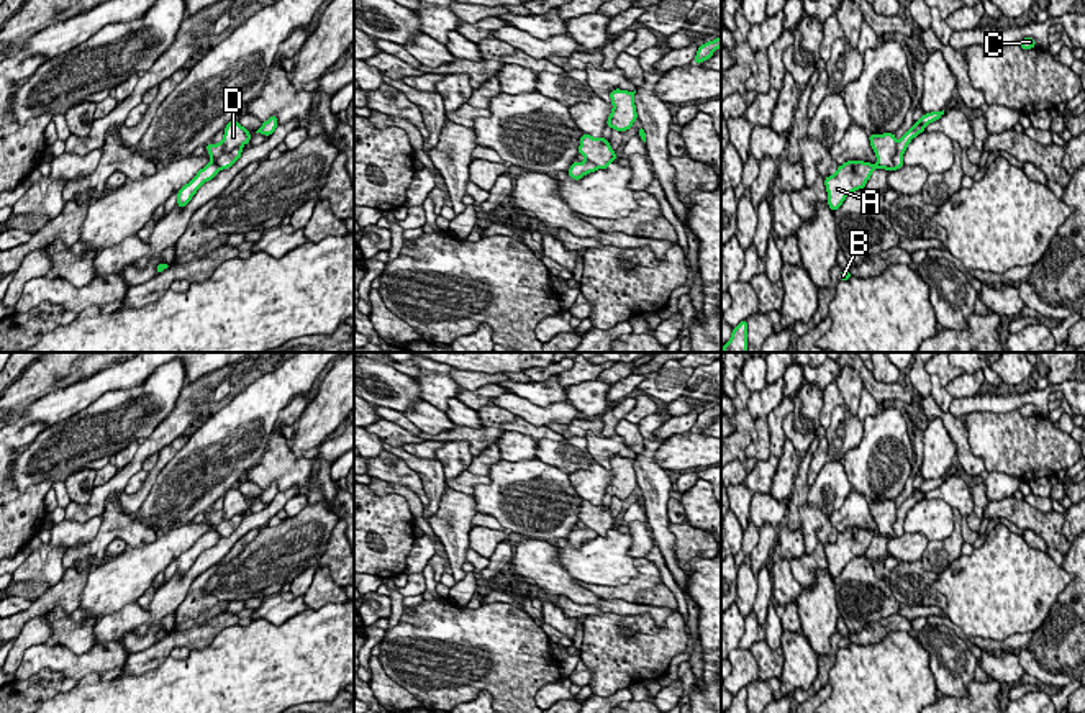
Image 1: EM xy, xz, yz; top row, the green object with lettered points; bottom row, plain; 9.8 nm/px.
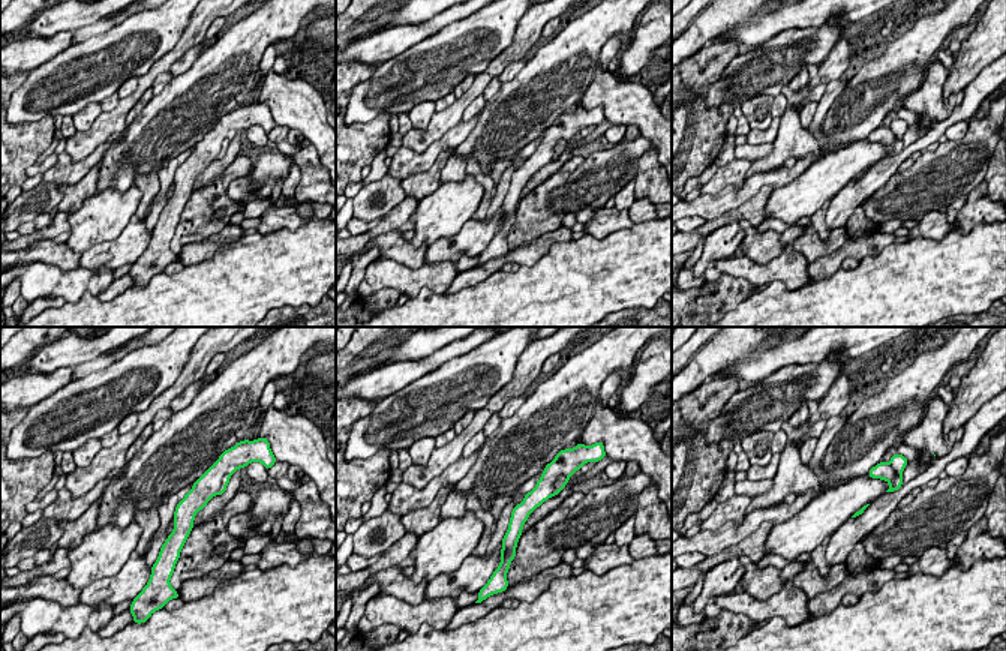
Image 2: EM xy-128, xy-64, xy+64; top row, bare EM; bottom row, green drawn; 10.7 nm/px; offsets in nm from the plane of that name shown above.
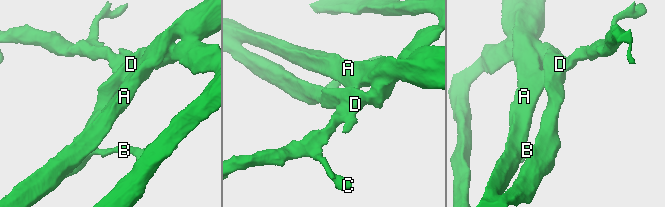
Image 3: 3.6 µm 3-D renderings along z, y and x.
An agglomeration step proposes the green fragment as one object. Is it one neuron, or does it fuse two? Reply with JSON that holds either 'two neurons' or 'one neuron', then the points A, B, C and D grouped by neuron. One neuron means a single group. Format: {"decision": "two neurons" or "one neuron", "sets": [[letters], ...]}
{"decision": "two neurons", "sets": [["A", "C"], ["B", "D"]]}

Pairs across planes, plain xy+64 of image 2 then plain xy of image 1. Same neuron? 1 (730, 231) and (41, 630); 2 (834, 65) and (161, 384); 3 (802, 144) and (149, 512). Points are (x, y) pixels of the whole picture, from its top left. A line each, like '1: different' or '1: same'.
1: same
2: different
3: different

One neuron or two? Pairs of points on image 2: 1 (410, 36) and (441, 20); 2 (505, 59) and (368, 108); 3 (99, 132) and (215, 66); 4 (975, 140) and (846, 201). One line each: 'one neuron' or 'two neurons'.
1: one neuron
2: two neurons
3: two neurons
4: two neurons

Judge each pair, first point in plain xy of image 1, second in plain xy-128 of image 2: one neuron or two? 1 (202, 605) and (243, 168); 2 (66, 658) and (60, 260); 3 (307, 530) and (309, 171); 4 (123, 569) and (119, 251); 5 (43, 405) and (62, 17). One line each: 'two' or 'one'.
1: one
2: two
3: two
4: two
5: two

